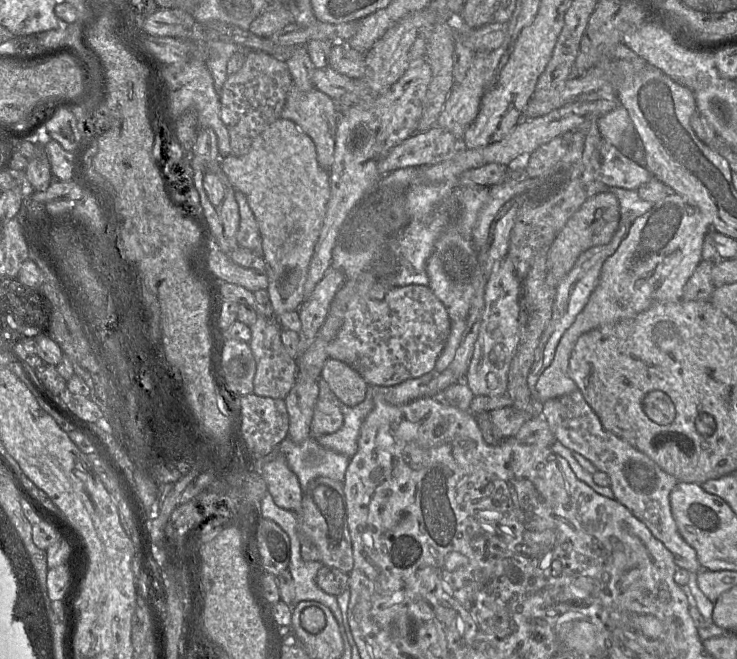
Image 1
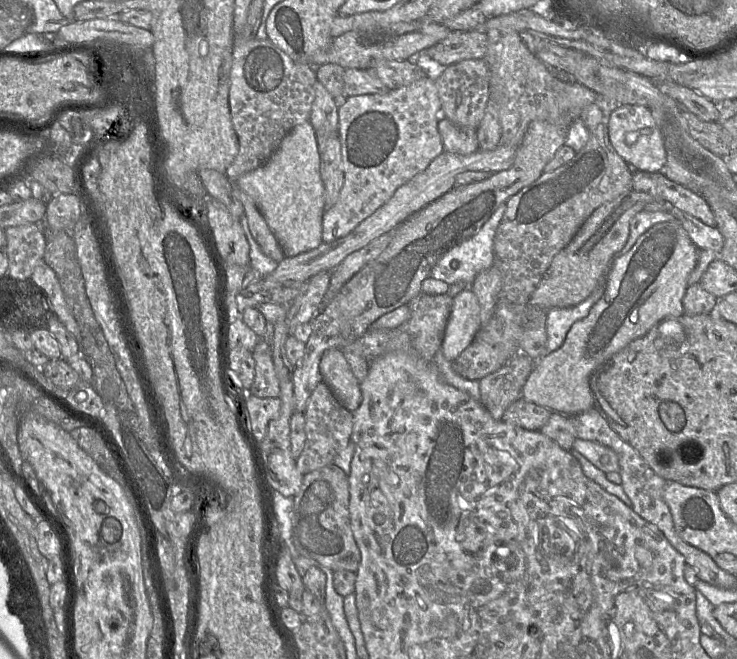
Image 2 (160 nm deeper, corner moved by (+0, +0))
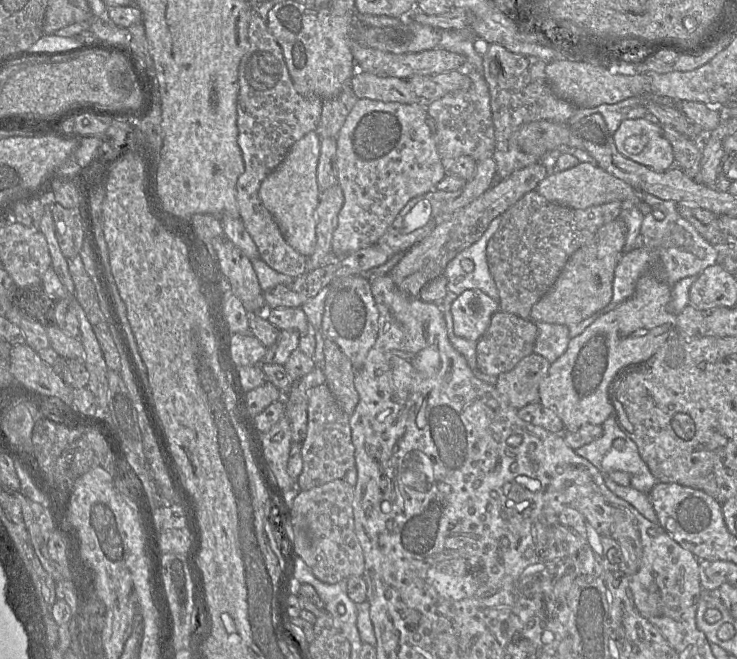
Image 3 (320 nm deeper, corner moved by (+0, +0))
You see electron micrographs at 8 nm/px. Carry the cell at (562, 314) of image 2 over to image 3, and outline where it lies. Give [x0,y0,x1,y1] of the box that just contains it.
[568,193,719,338]

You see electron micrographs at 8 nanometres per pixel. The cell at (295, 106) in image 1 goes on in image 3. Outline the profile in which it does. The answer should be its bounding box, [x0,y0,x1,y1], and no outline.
[308,184,344,271]

